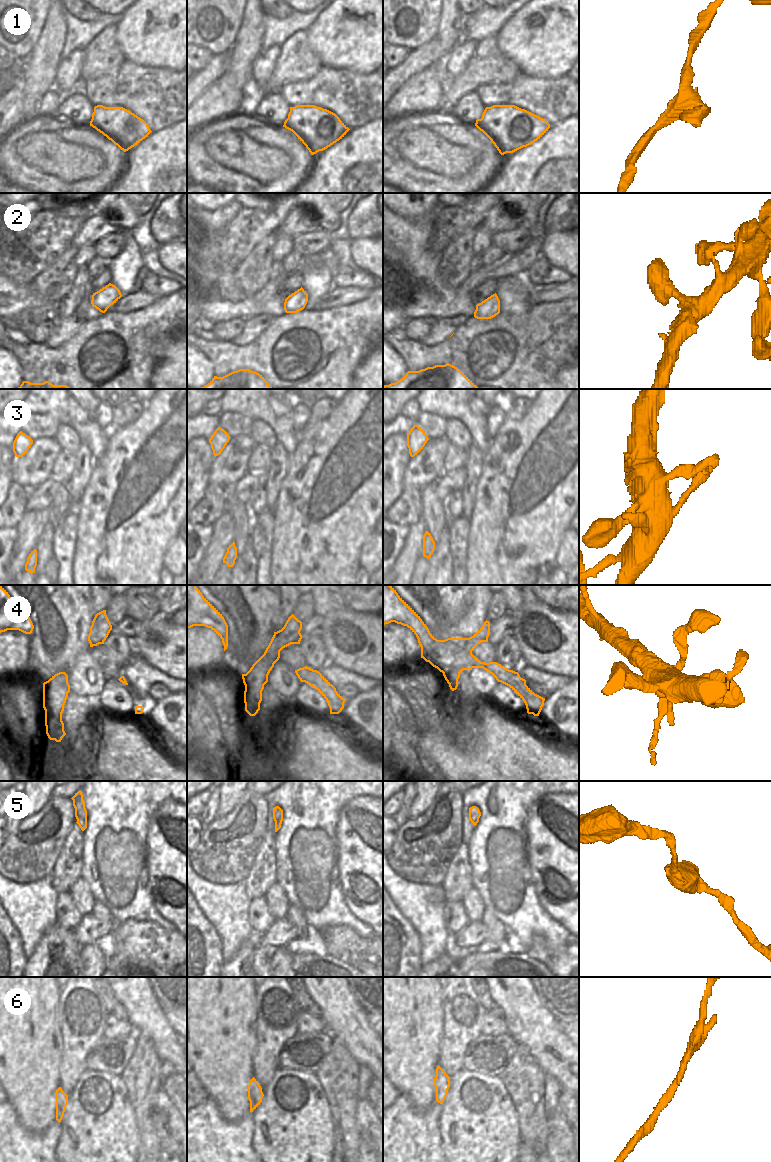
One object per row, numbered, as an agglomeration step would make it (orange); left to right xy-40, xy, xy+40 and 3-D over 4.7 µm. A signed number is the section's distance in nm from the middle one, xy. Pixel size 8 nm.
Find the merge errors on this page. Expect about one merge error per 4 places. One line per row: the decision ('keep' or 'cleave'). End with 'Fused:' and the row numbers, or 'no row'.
1: keep
2: keep
3: keep
4: cleave
5: keep
6: keep
Fused: 4

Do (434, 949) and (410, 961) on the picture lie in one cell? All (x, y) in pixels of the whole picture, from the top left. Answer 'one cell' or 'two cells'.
two cells

